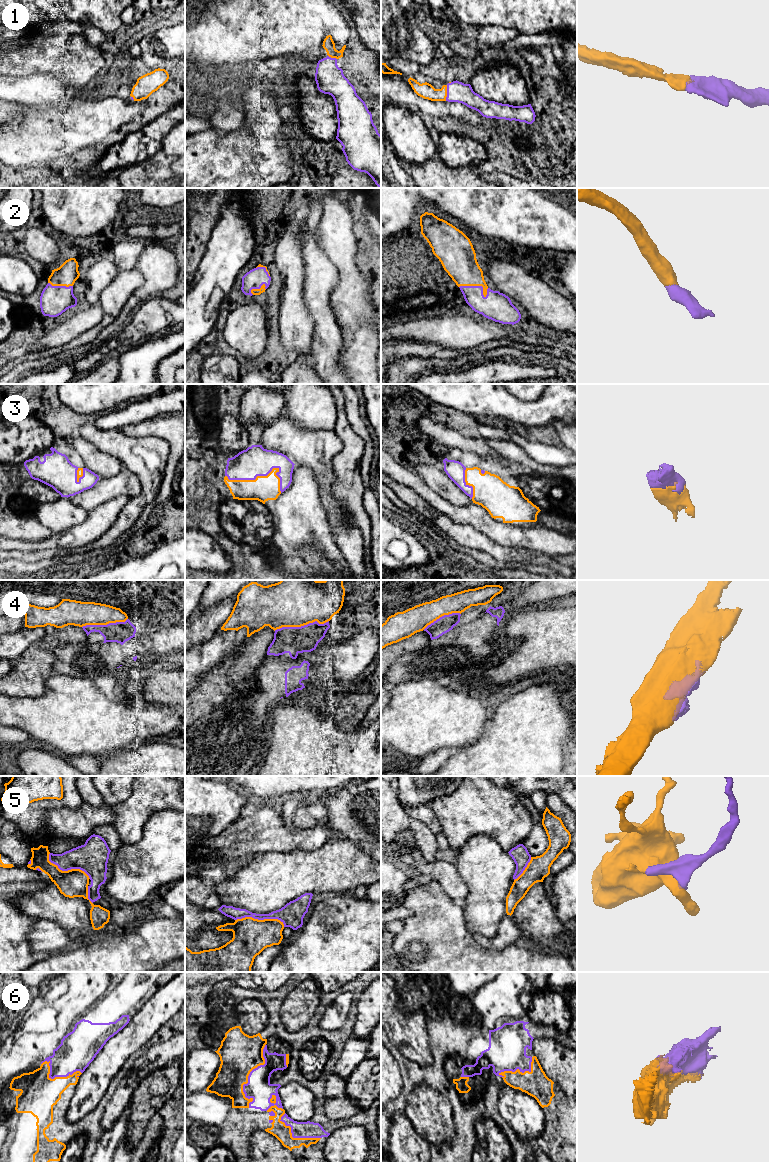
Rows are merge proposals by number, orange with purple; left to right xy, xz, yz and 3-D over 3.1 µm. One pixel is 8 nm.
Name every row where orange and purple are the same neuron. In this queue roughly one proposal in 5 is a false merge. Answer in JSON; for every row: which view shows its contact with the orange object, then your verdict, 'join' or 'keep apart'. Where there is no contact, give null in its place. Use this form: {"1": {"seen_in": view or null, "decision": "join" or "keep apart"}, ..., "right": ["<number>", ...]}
{"1": {"seen_in": "yz", "decision": "join"}, "2": {"seen_in": "yz", "decision": "join"}, "3": {"seen_in": "xz", "decision": "join"}, "4": {"seen_in": "xz", "decision": "keep apart"}, "5": {"seen_in": "xz", "decision": "keep apart"}, "6": {"seen_in": "xz", "decision": "join"}, "right": ["1", "2", "3", "6"]}

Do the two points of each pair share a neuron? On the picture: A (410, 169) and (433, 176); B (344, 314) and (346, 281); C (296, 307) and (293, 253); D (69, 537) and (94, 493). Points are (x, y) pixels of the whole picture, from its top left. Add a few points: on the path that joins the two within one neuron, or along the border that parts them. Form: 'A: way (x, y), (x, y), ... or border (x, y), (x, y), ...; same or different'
A: way (416, 171), (427, 176); same
B: way (346, 306), (346, 289); same
C: way (293, 294), (293, 266); same
D: border (103, 503), (88, 512); different

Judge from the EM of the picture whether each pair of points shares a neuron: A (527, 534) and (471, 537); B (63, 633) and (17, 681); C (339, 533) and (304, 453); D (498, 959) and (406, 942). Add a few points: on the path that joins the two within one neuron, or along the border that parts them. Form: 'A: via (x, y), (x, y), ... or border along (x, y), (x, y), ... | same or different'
A: border along (467, 525), (472, 525), (497, 543), (509, 547) | different
B: via (51, 645), (29, 669) | same
C: via (335, 513), (325, 495), (325, 477), (323, 473) | same
D: via (475, 959), (447, 959), (434, 946), (429, 946) | same

